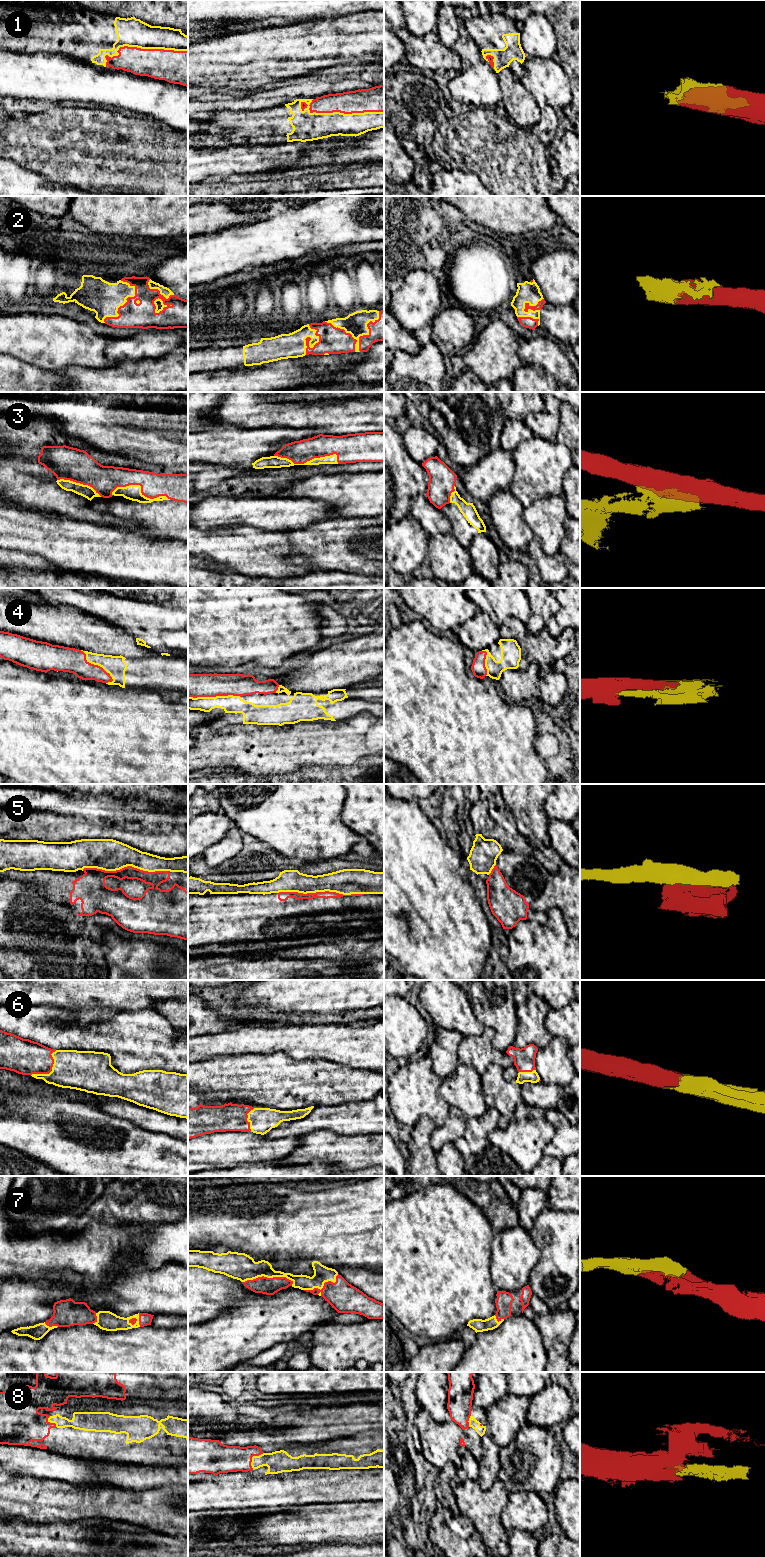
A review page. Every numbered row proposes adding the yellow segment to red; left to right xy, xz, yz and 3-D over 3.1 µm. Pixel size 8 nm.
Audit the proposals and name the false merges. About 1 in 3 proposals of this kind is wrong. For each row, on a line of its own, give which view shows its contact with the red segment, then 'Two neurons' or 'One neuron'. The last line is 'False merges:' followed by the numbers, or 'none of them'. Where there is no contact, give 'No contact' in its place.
1: Touches red in xz. One neuron
2: Touches red in xz. One neuron
3: Touches red in xz. Two neurons
4: Touches red in xz. One neuron
5: Touches red in xz. Two neurons
6: Touches red in xy. One neuron
7: Touches red in xz. One neuron
8: Touches red in xz. One neuron
False merges: 3, 5

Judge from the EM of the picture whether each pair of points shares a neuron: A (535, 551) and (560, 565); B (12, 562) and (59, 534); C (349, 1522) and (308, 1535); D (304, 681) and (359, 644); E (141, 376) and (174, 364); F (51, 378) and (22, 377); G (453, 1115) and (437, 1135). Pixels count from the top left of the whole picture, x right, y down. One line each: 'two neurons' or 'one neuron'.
A: one neuron
B: two neurons
C: one neuron
D: one neuron
E: one neuron
F: one neuron
G: one neuron

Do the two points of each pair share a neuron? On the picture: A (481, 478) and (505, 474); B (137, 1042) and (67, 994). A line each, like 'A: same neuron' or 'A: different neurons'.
A: same neuron
B: different neurons

